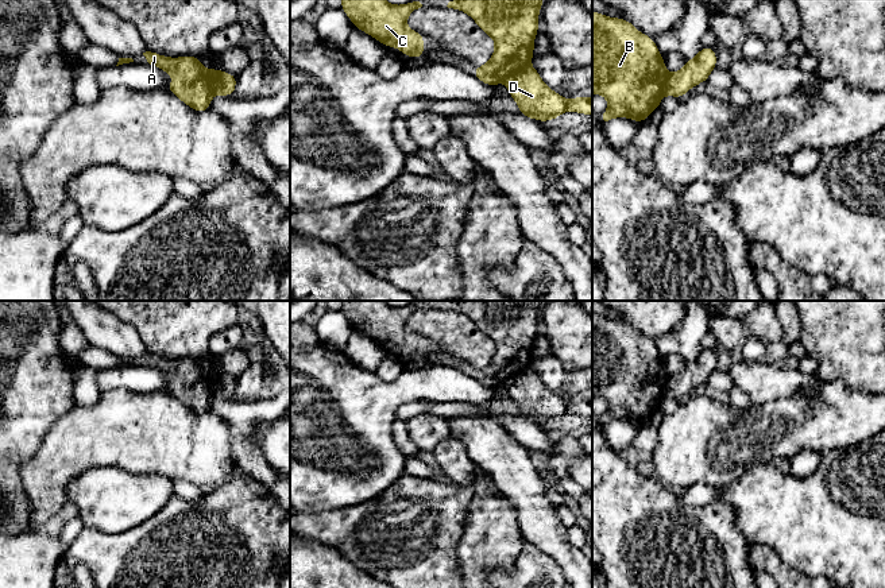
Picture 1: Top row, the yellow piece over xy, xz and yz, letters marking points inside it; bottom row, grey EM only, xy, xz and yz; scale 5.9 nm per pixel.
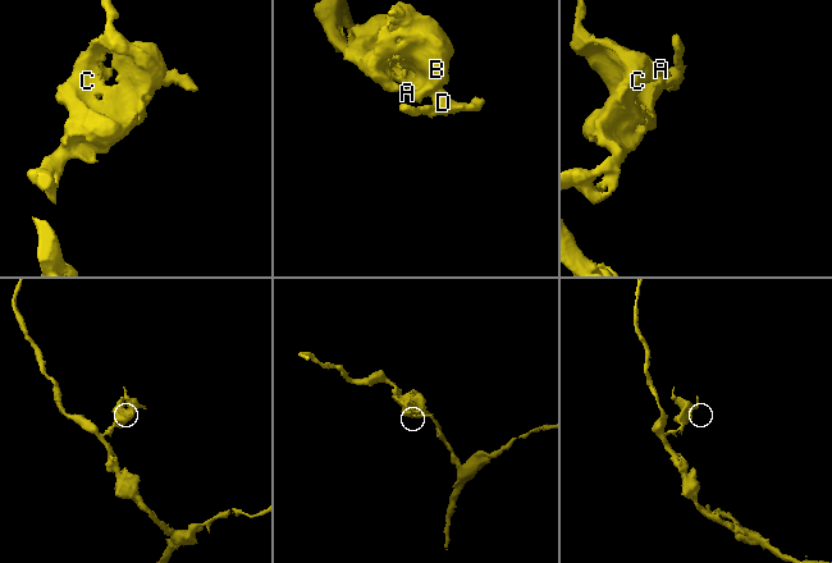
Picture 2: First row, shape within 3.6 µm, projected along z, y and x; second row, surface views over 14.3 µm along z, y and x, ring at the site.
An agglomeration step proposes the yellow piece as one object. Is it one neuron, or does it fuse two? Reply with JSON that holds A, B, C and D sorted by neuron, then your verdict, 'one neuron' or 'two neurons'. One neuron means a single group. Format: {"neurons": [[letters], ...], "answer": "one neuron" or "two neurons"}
{"neurons": [["A", "B", "C"], ["D"]], "answer": "two neurons"}

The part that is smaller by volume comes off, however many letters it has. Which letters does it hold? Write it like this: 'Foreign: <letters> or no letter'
Foreign: D

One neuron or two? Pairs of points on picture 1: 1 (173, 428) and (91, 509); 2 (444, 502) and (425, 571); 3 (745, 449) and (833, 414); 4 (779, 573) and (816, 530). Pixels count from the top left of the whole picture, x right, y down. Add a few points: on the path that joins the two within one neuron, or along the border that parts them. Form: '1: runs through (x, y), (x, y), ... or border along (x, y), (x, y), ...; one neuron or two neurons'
1: border along (97, 467), (118, 467), (138, 474), (159, 475); two neurons
2: runs through (440, 519), (440, 534), (428, 549), (428, 553); one neuron
3: runs through (766, 432), (796, 422), (811, 422); one neuron
4: border along (761, 545), (771, 546), (787, 565), (804, 573); two neurons

